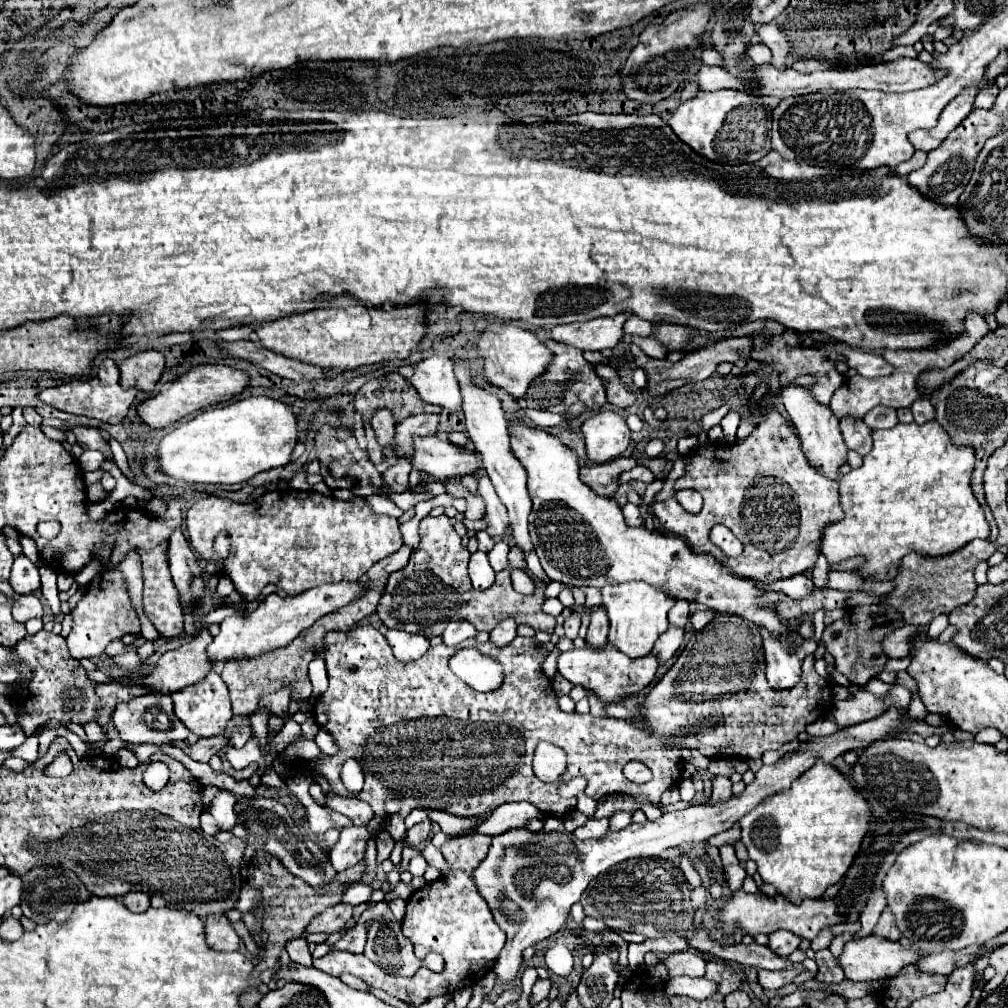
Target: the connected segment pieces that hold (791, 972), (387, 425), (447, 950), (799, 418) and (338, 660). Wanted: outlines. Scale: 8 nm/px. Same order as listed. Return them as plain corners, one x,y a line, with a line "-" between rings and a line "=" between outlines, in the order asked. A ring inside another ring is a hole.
790,964
786,966
784,970
776,970
776,972
770,972
770,970
758,970
758,982
764,990
770,990
770,992
776,992
778,988
782,988
784,984
790,984
800,972
806,972
804,966
800,964
=
376,410
374,412
374,416
370,418
370,426
374,428
374,434
376,434
376,440
384,446
384,448
390,448
394,454
398,454
398,450
396,450
396,440
394,440
394,436
396,436
396,422
394,422
394,416
392,416
392,412
390,410
=
486,834
456,836
450,842
446,842
440,848
440,852
450,864
450,872
434,882
428,882
424,888
416,890
408,898
406,916
402,920
404,936
412,940
414,952
420,958
424,958
428,952
442,954
446,962
446,968
442,972
420,968
420,972
416,972
412,978
392,976
380,970
380,967
372,960
368,960
364,954
352,954
352,952
342,952
342,950
334,950
326,954
324,958
313,960
313,966
334,976
340,976
342,972
350,972
362,978
369,987
386,990
390,996
404,1000
410,1006
420,1006
434,996
454,994
456,990
474,986
476,980
480,980
484,972
488,972
494,966
506,942
506,934
494,922
494,916
486,900
480,896
474,876
472,876
478,864
486,858
490,842
492,842
492,836
486,836
=
788,386
782,390
782,402
792,418
792,424
796,428
796,434
800,436
802,442
802,450
808,458
808,462
818,468
824,476
838,480
840,476
840,466
846,464
846,454
848,454
848,446
842,440
840,428
838,428
838,420
836,416
832,416
832,410
828,406
816,404
816,400
812,398
812,394
802,388
802,386
=
718,614
706,628
688,640
676,664
650,690
644,702
644,716
648,724
646,730
618,718
596,718
592,714
562,712
550,686
552,680
544,674
542,668
548,652
536,638
516,636
502,648
492,642
476,644
482,654
500,660
506,674
504,684
488,694
468,688
456,674
452,674
448,660
454,650
444,644
430,646
428,652
414,662
400,662
392,654
388,640
374,626
358,626
348,632
328,632
324,636
324,646
330,688
318,698
314,706
314,720
318,720
320,726
338,742
340,752
336,756
324,756
324,760
310,762
310,768
316,774
324,774
328,778
332,788
330,794
348,796
348,790
340,780
340,768
348,758
356,758
362,764
366,776
366,784
358,794
358,800
368,802
376,816
386,816
384,804
388,800
396,800
402,804
400,816
408,816
412,808
420,806
430,806
456,816
480,816
490,814
494,808
508,802
530,802
542,814
562,818
576,808
576,798
558,796
556,788
560,786
560,780
544,784
532,772
532,756
540,740
552,742
566,752
568,768
566,774
562,774
562,780
584,776
588,780
586,796
594,800
610,794
648,796
652,804
658,804
660,796
680,780
682,748
700,750
708,758
762,758
766,750
778,750
780,746
796,740
796,736
822,714
822,678
818,678
818,672
814,670
814,658
808,656
808,660
804,660
802,678
792,690
768,692
768,688
764,688
768,680
764,676
764,660
760,660
762,642
758,626
746,622
740,616
-
728,686
742,686
742,690
730,694
-
630,760
644,762
654,774
652,782
638,786
626,780
622,768

